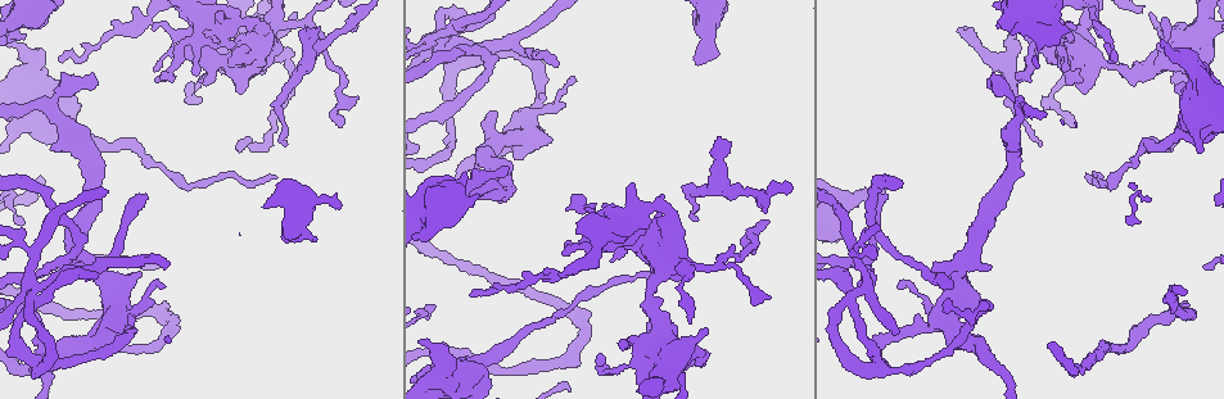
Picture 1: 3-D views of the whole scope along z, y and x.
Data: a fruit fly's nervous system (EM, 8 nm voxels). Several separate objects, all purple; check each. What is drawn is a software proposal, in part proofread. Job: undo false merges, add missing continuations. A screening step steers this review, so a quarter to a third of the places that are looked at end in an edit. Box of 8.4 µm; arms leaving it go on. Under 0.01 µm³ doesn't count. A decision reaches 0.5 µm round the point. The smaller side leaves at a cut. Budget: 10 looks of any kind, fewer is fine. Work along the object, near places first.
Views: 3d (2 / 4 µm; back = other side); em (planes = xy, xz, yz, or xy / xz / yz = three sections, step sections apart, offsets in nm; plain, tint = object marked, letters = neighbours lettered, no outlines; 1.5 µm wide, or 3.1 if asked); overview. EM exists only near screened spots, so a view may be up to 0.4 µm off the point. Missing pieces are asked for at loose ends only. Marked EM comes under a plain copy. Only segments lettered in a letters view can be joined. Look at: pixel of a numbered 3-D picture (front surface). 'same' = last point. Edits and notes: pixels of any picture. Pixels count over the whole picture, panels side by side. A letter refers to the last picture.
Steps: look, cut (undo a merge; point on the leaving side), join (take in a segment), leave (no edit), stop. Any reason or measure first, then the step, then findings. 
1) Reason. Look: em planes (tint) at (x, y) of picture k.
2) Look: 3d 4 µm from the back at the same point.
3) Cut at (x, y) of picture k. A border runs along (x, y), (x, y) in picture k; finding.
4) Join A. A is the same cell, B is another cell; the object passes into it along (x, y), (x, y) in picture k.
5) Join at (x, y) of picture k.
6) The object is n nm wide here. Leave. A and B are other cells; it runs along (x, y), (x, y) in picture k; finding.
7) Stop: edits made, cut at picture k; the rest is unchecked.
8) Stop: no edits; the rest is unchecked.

Free end. Look: em planes (letters) at (988, 84) of picture 1.

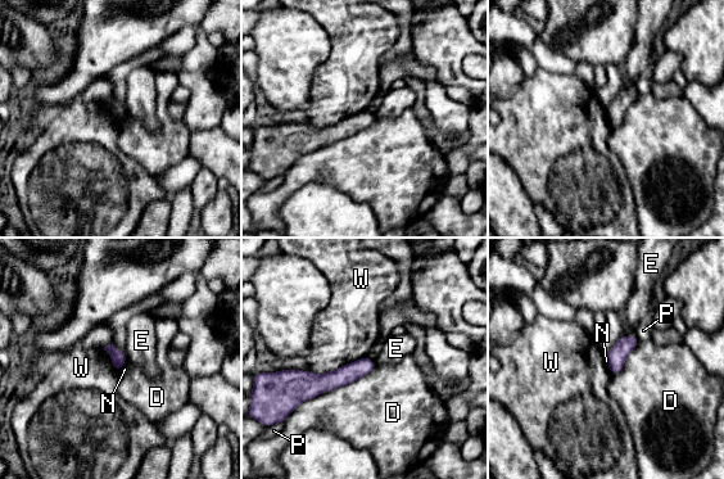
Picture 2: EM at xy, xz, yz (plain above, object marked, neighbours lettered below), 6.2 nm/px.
The object is 90 nm wide here. Leave. D, E, N, P and W are other cells; a border runs along (366, 355), (329, 371), (310, 371) in picture 2; no lettered segment goes on from it.

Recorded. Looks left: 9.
Branch stops here. Look: 3d 2 µm at (933, 268) of picture 1.

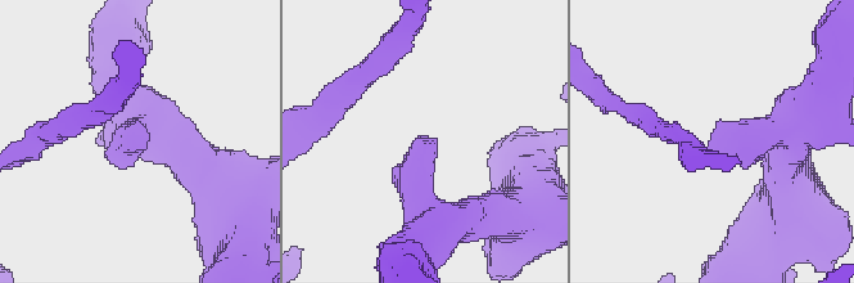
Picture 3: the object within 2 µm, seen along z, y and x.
Need the tissue. Look: em planes (letters) at (710, 142) of picture 3.

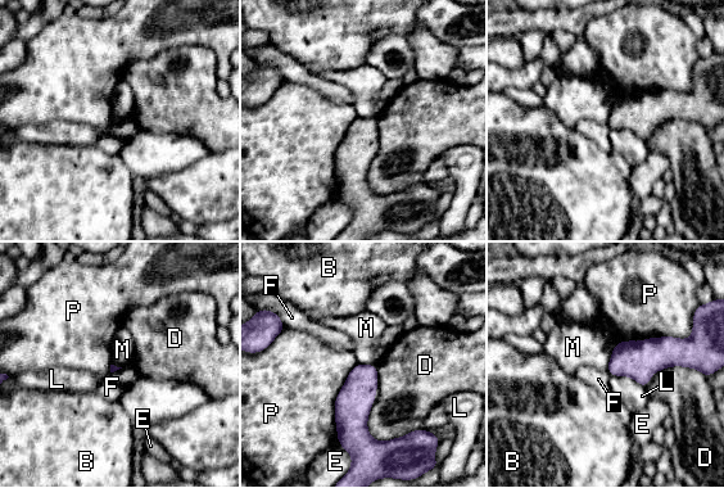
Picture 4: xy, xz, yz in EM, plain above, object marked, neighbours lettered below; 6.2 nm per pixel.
The longest contact is with P, 500 nm. Leave. B, D, E, F, L, M and P are other cells; none of them fits.

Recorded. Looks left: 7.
Branch stops here. Look: em planes (letters) at (884, 197) of picture 1.

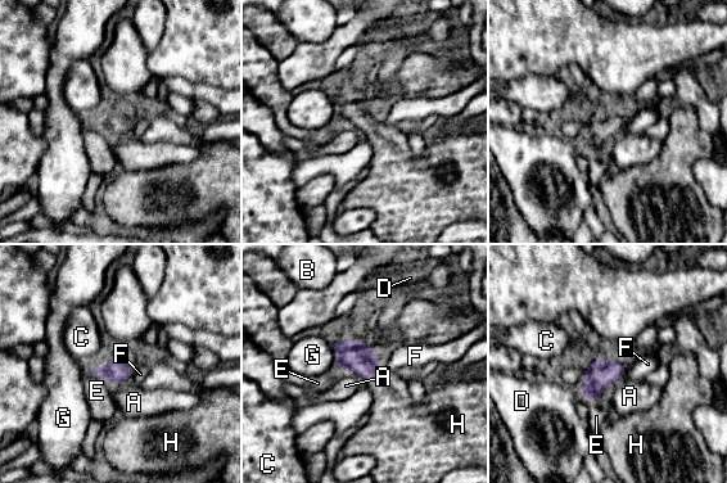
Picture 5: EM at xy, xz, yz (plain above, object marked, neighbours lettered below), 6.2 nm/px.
The longest contact is with G, 180 nm. Join H. H is the same cell, A, B, C, D, E, F and G are other cells; it goes on there.

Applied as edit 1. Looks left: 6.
Thin end. Look: em planes (tint) at (1089, 176) of picture 1.

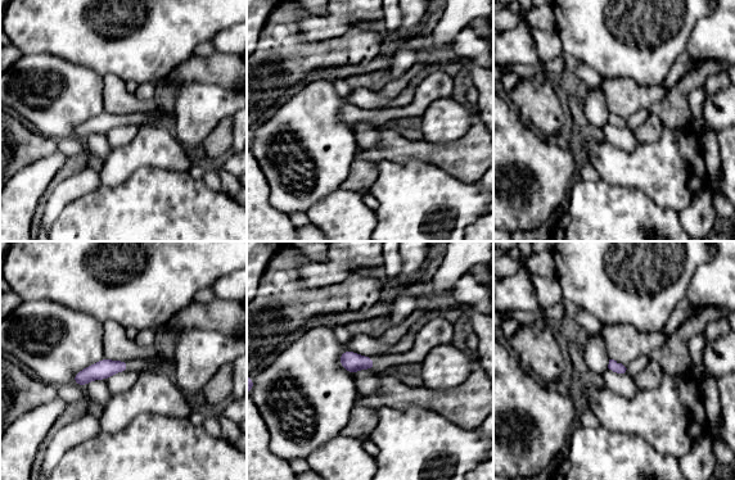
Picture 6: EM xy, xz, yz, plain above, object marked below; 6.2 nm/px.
What lies round it. Look: em planes (letters) at the same point.

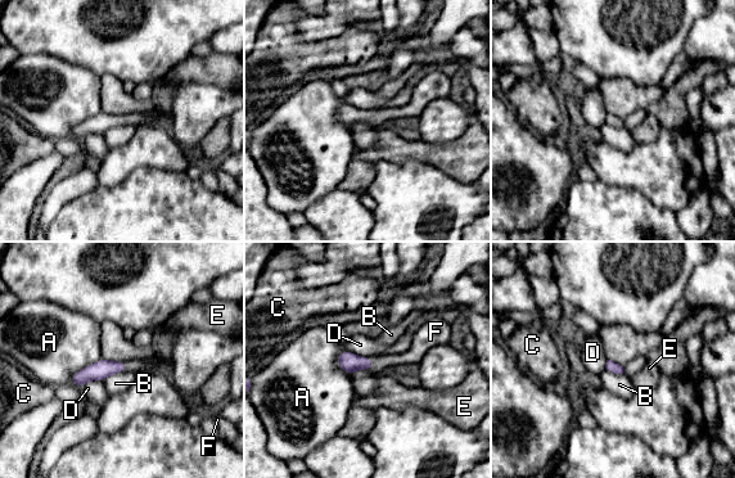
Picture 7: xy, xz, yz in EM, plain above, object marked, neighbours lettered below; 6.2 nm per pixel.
The object is 70 nm wide here. Join F. F is the same cell, A, B, C, D and E are other cells; the object passes into it along (347, 361), (371, 364), (410, 356) in picture 7; it goes on there.

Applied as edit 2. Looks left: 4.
Stop: edits made, join at picture 5, join at picture 7; the rest is unchecked.

